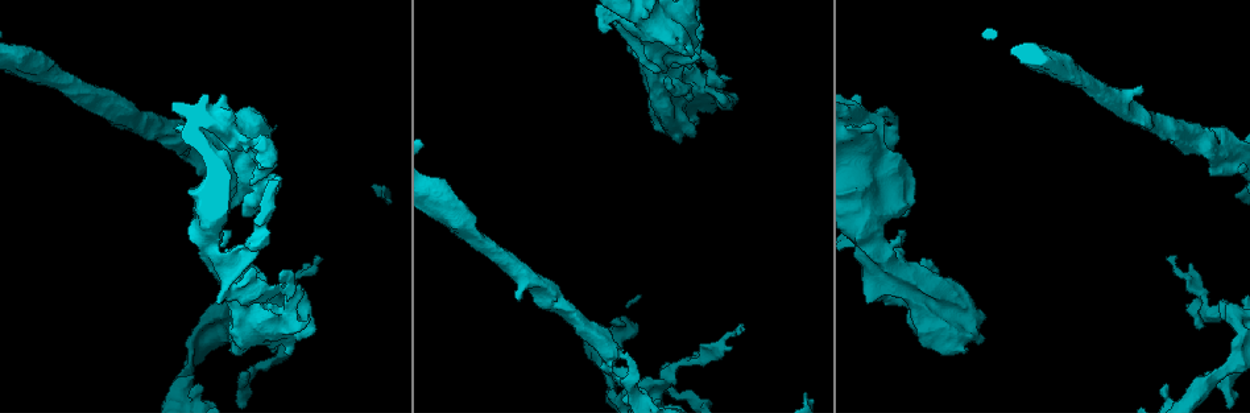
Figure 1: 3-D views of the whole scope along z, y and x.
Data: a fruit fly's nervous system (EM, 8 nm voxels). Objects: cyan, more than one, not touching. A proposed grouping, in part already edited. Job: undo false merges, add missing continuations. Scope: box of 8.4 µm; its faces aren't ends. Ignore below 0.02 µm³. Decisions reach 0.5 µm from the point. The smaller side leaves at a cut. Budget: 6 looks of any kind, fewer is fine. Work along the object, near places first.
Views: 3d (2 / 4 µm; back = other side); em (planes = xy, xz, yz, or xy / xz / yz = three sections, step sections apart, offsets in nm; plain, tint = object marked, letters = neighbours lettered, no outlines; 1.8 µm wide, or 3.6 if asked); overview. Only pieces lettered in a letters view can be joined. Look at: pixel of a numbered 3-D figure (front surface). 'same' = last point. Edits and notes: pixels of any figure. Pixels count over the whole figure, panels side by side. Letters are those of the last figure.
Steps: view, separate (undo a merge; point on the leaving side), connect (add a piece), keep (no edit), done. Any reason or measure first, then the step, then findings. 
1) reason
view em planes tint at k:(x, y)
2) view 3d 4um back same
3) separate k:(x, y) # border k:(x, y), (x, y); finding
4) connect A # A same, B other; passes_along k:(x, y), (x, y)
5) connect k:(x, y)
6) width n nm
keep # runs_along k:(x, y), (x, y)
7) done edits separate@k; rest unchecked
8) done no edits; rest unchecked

arms part here
view em 3.6um planes letters at 1:(656, 22)

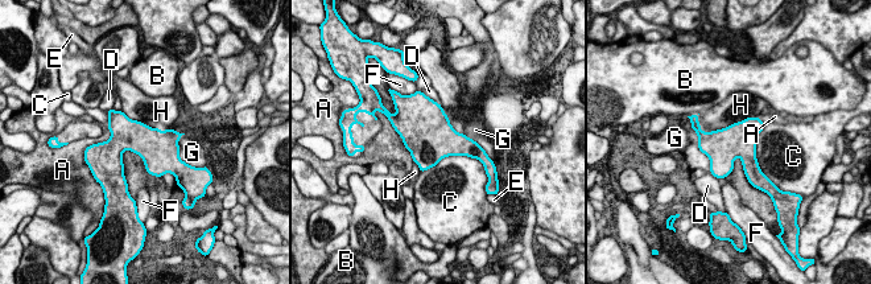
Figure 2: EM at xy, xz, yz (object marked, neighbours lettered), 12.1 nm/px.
keep # A other, B other, C other, D other, E other, F other, G other, H other; border 2:(758, 116), (710, 131), (697, 120); all the same neuron

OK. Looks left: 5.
a narrow waist
view 3d 2um at 1:(611, 354)

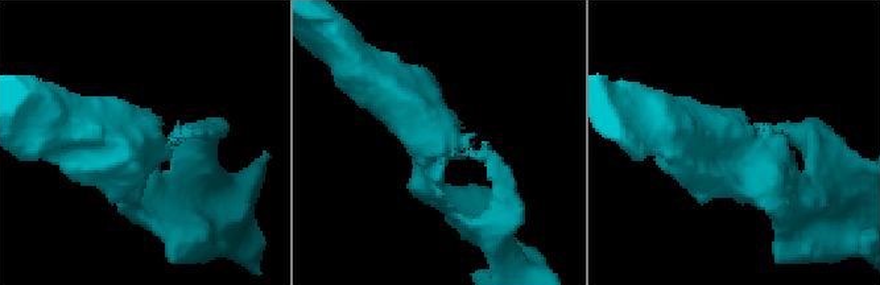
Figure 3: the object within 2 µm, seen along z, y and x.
view em yz step 4 tint at 3:(441, 141)

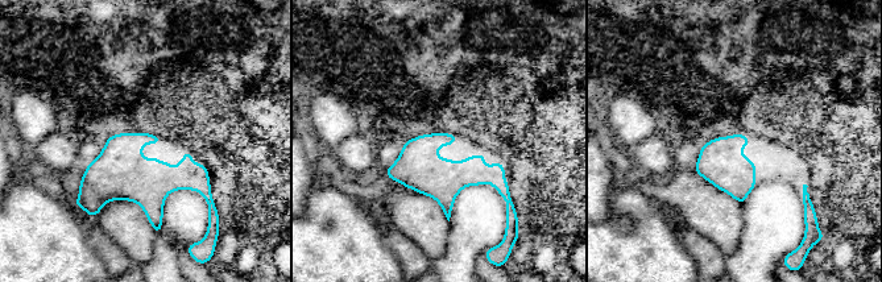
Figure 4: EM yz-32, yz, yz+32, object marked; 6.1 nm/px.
view em xz step 16 letters same

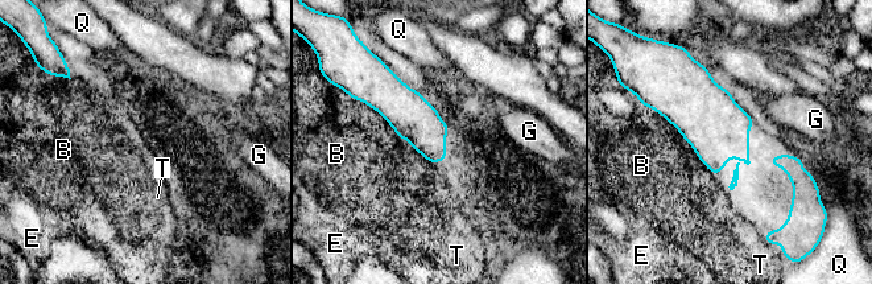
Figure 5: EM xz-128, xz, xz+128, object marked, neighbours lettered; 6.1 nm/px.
keep # B other, E other, G other, Q other, T other; all the same neuron

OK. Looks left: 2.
thin end
view 3d 4um at 1:(317, 255)

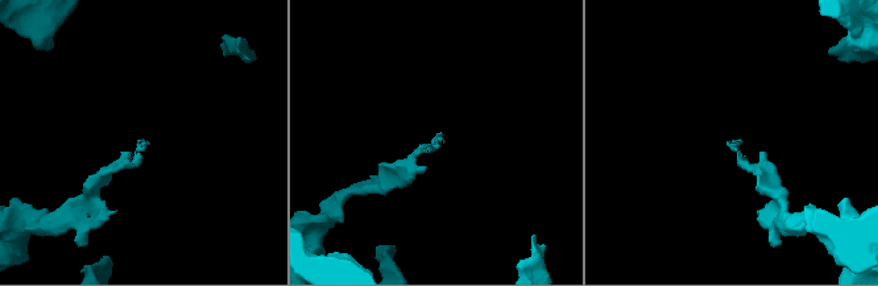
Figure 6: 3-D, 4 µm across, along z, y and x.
view em planes letters at 6:(437, 146)

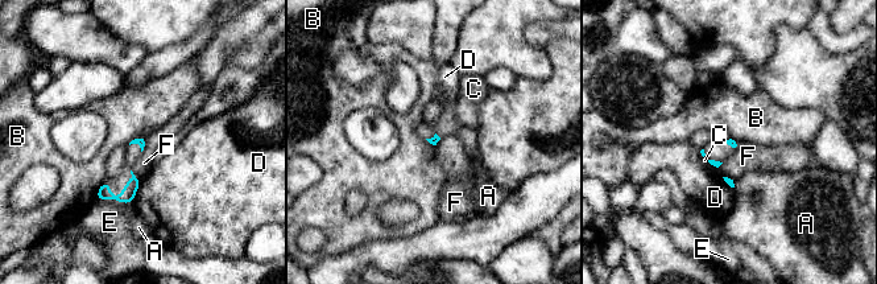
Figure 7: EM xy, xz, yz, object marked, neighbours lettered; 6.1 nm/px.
longest_contact E 220 nm
keep # A other, B other, C other, D other, E other, F other; none of them fits

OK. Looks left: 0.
done no edits; rest unchecked

